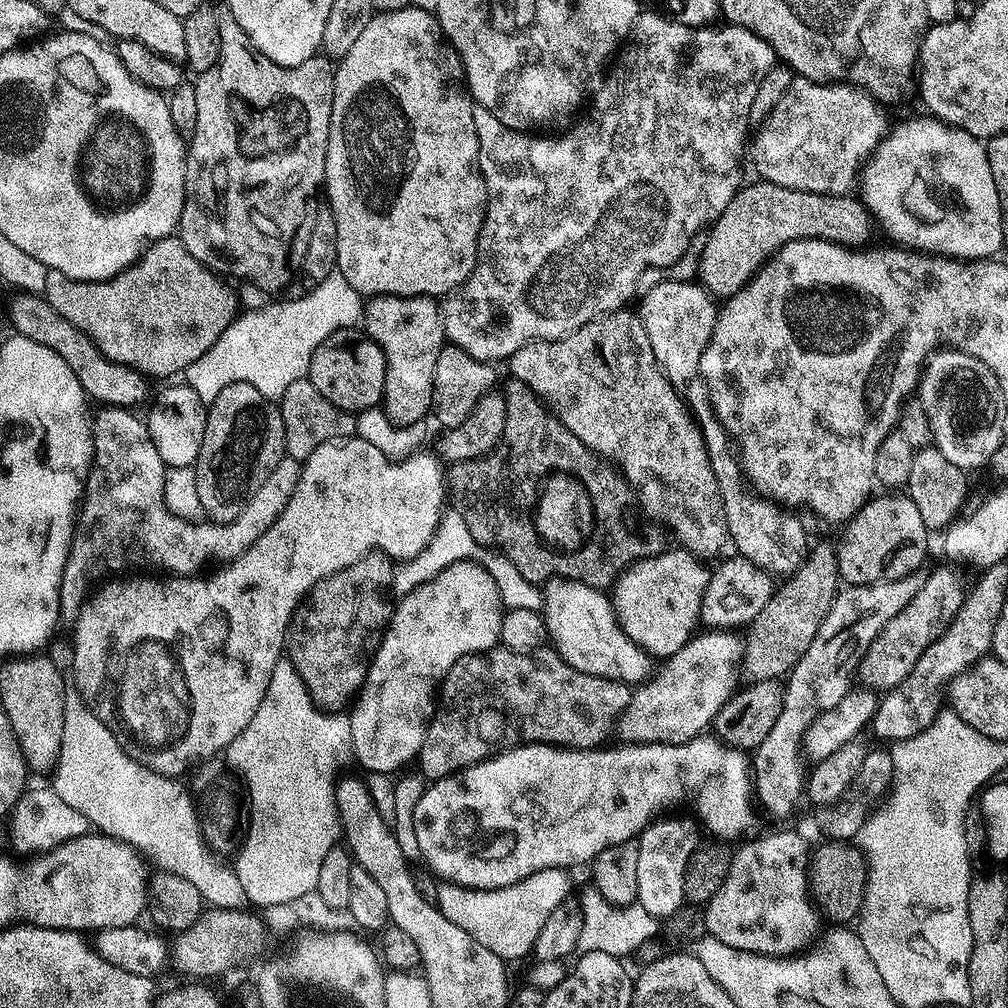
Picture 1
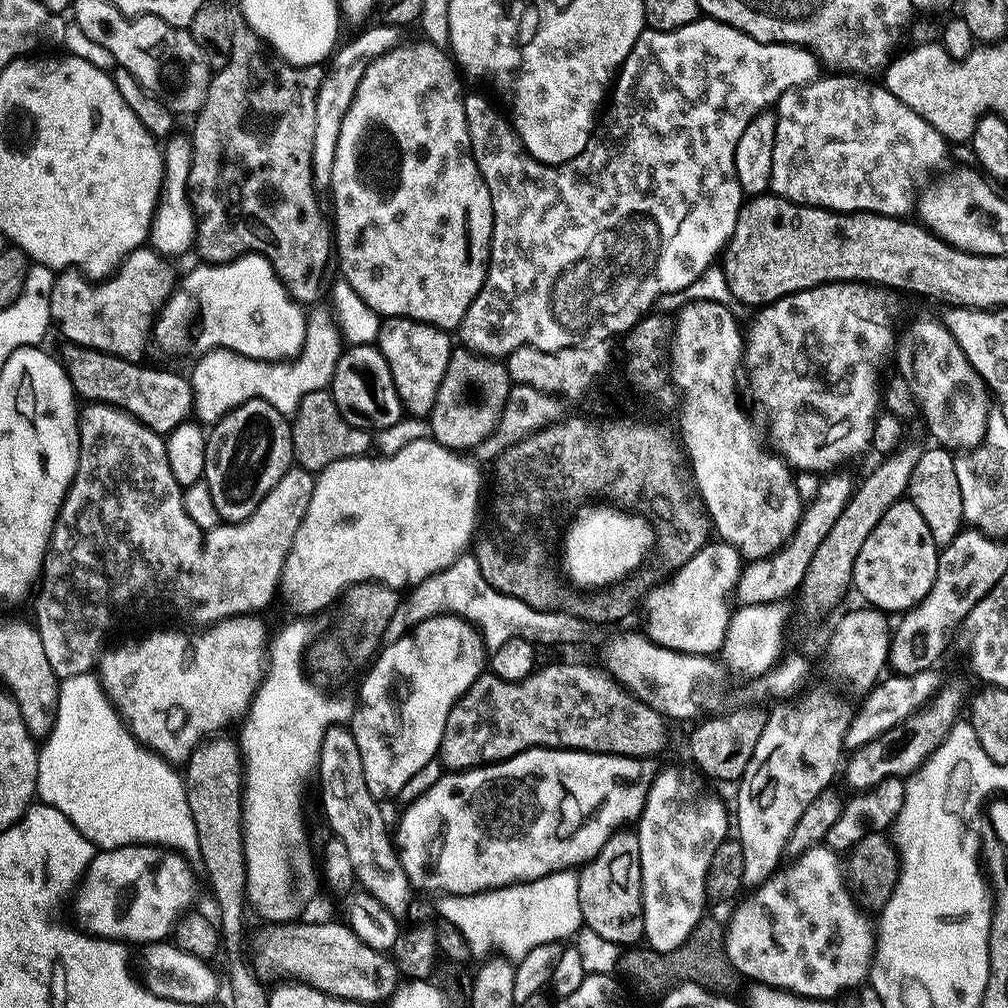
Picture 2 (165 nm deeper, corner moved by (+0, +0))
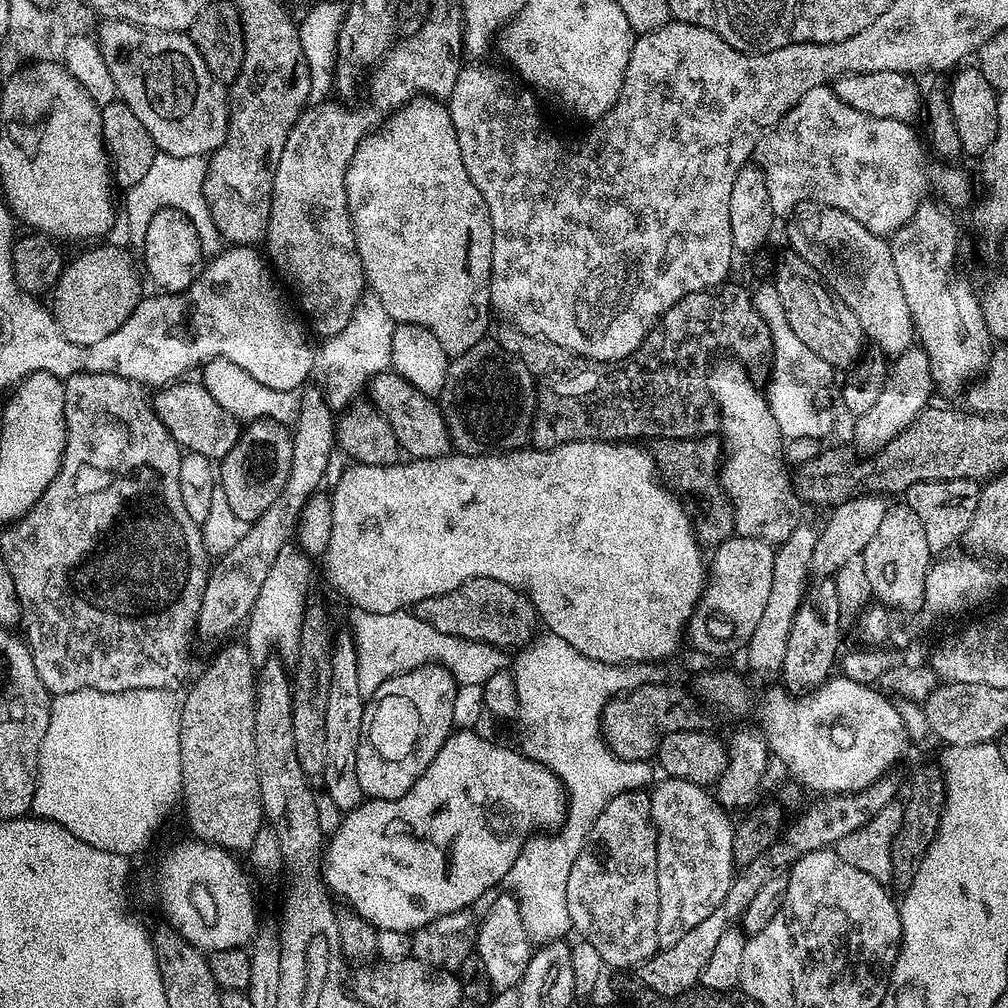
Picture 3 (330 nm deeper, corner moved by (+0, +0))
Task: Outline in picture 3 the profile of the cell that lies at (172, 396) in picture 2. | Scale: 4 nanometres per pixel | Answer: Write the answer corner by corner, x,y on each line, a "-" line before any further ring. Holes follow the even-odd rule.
173,382
161,387
156,397
151,397
150,403
156,417
170,430
174,442
181,449
197,452
207,456
209,460
218,462
234,448
242,431
242,424
235,416
228,416
214,398
204,389
203,383
184,384
188,382

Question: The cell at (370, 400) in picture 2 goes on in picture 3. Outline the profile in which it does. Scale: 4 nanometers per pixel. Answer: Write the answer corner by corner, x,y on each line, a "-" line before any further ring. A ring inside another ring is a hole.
385,370
372,376
366,384
366,396
373,407
384,415
386,422
390,422
401,449
409,457
437,460
440,456
449,455
446,422
439,403
433,397
422,394
422,390
414,390
414,386
410,386
410,382
403,380
395,370

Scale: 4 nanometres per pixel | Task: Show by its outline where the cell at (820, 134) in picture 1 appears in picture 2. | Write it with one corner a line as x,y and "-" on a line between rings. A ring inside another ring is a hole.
824,74
819,79
803,84
801,88
791,88
788,92
782,93
780,99
776,101
774,105
776,133
774,134
771,191
782,198
793,200
795,204
809,204
815,208
828,208
831,212
873,212
878,216
907,217
908,211
911,208
913,211
917,207
918,193
921,191
920,183
935,168
943,166
944,159
948,156
948,148
950,148
949,141
945,140
944,135
938,130
934,130
934,126
930,126
930,122
926,122
926,118
914,114
914,110
910,110
910,106
906,106
906,102
898,102
898,98
894,98
894,94
890,94
890,90
886,90
883,83
871,84
868,78
861,78
856,74
832,75
836,76

